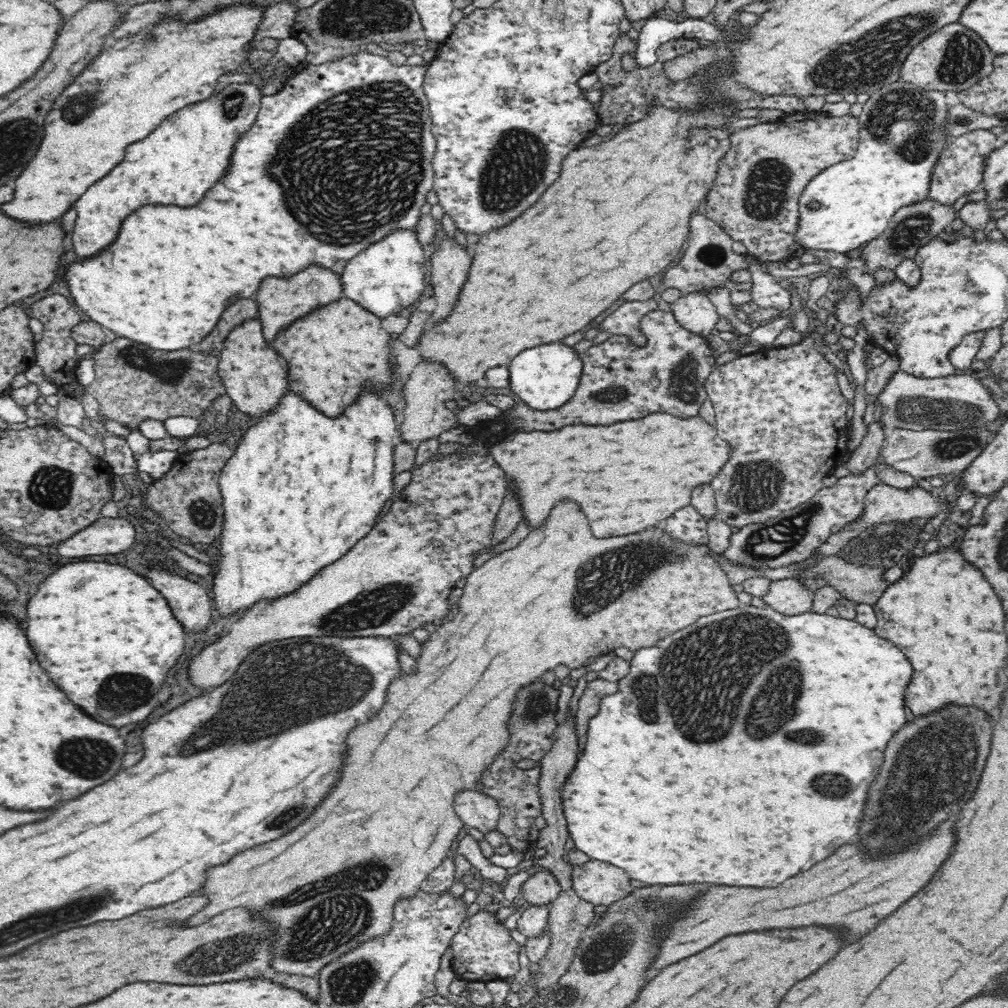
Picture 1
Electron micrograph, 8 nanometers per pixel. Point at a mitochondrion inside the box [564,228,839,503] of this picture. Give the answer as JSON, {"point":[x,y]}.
{"point":[683,386]}

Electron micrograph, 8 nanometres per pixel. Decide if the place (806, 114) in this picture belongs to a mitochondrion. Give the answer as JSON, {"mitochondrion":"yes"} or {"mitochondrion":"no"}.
{"mitochondrion":"no"}

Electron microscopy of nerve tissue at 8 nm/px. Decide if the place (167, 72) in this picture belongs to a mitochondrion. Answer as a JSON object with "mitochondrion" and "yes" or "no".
{"mitochondrion":"no"}

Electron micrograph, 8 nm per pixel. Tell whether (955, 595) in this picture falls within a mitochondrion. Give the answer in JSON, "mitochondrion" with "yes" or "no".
{"mitochondrion":"no"}

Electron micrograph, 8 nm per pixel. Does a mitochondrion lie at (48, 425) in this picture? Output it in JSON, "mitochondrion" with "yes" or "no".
{"mitochondrion":"no"}

